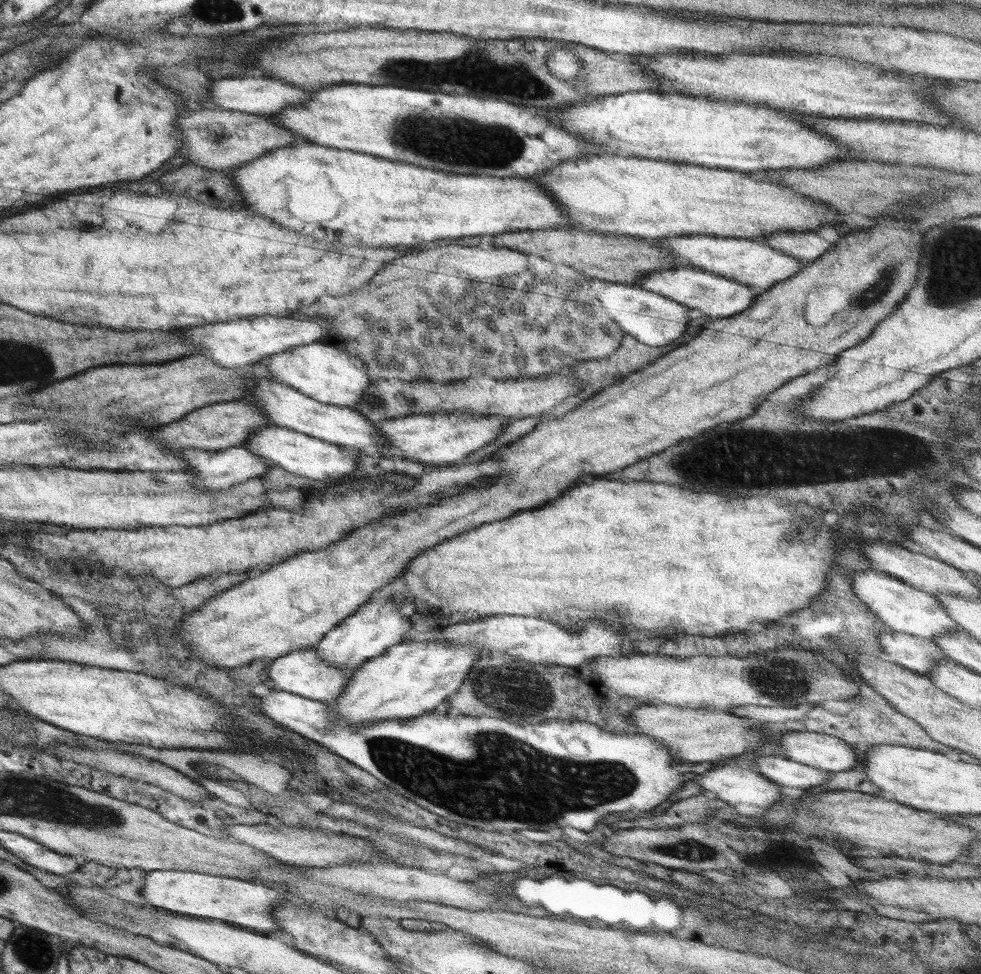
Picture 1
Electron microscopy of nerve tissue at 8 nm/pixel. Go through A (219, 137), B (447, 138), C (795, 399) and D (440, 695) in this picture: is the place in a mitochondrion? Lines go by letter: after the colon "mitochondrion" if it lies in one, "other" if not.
A: other
B: mitochondrion
C: other
D: other

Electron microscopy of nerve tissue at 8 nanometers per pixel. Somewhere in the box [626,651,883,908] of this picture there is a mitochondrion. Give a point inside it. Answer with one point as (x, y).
(782, 678)

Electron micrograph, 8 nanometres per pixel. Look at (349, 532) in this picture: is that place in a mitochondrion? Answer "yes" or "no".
no

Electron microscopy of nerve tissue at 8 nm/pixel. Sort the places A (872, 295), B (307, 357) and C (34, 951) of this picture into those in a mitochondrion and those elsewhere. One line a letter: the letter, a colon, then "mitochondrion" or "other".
A: mitochondrion
B: other
C: mitochondrion

